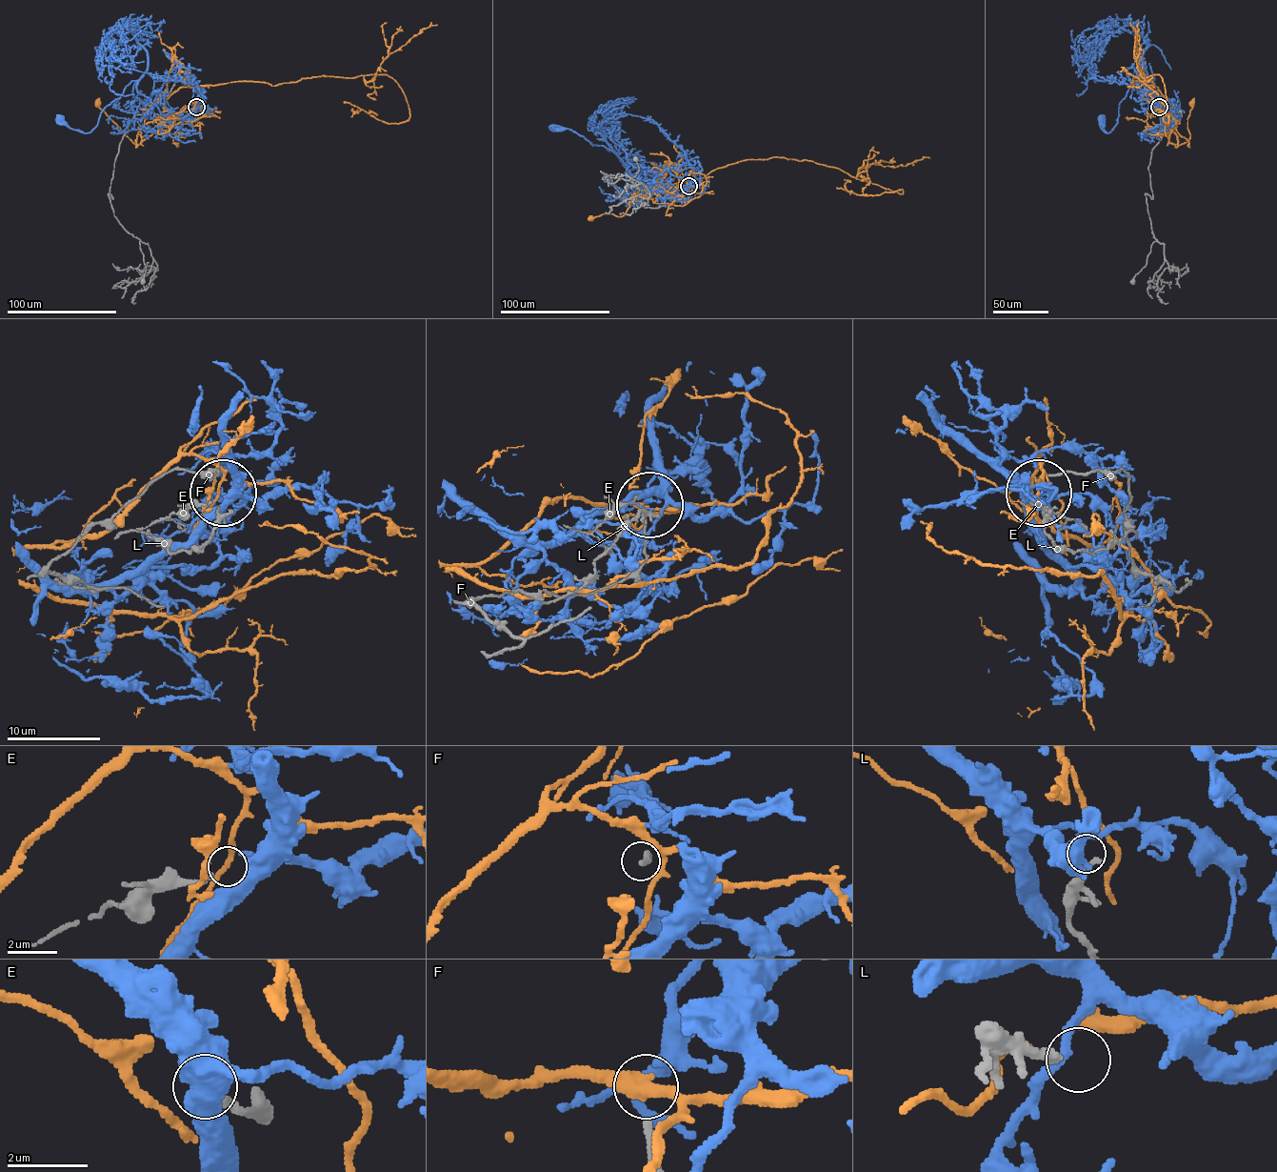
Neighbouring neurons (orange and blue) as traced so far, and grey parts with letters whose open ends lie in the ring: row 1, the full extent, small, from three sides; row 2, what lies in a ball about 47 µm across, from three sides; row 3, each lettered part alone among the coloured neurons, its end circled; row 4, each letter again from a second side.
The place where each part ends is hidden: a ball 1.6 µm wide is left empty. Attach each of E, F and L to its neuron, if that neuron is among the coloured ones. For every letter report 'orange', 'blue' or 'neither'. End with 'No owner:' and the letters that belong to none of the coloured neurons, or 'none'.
E: blue
F: neither
L: neither
No owner: F, L

